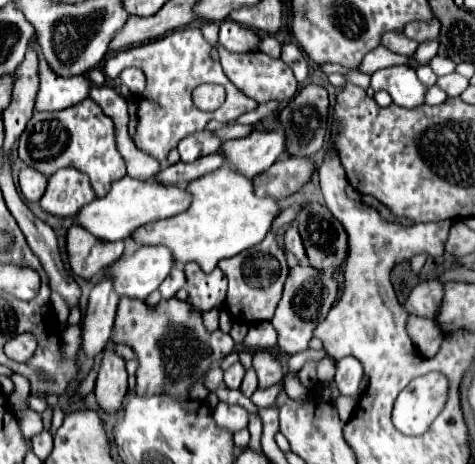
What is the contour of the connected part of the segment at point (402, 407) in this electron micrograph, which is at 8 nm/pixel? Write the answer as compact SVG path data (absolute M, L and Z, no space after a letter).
M426 374L412 380L396 398L392 422L404 434L422 434L440 414L446 402L448 382L440 374Z

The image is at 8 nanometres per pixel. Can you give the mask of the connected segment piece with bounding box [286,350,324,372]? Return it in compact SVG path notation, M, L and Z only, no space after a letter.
M306 350L306 352L300 352L300 354L290 356L288 362L286 362L286 370L288 372L298 372L304 366L304 362L310 360L310 358L316 358L316 360L324 358L324 350Z

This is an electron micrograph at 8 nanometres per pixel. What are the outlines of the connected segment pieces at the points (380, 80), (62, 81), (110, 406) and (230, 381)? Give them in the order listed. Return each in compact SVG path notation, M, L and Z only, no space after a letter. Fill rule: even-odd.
M392 66L372 74L370 86L374 90L386 90L396 106L416 108L424 104L426 86L418 80L416 72L408 66Z
M30 40L32 48L38 54L40 66L38 66L38 76L40 76L40 90L36 96L36 106L34 110L38 112L50 112L50 110L64 110L68 106L78 104L80 100L88 98L90 90L90 80L86 76L72 76L72 78L58 78L58 74L44 62L44 54L40 46Z
M110 340L108 346L102 352L100 364L98 364L98 378L96 378L96 398L98 404L106 412L116 412L122 406L124 394L128 390L128 374L126 374L126 362L122 356L114 352L116 342Z
M236 362L236 364L232 364L228 370L224 370L224 384L226 384L228 388L240 388L244 374L246 374L244 366L242 366L240 362Z

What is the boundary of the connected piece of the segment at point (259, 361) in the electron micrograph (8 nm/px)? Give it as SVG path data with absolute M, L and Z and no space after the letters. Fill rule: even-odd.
M254 352L254 370L258 374L258 388L270 388L272 384L280 382L284 376L282 364L270 352Z

